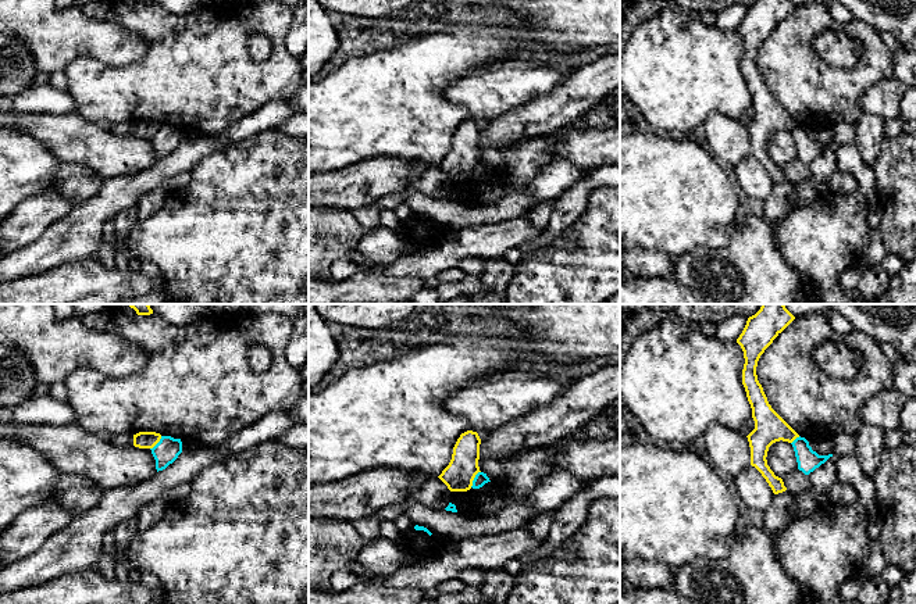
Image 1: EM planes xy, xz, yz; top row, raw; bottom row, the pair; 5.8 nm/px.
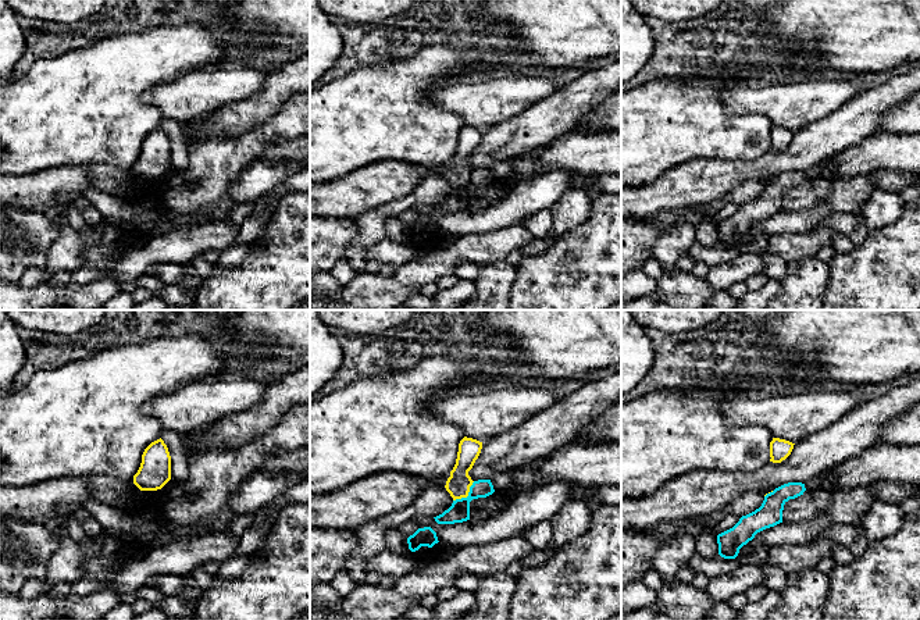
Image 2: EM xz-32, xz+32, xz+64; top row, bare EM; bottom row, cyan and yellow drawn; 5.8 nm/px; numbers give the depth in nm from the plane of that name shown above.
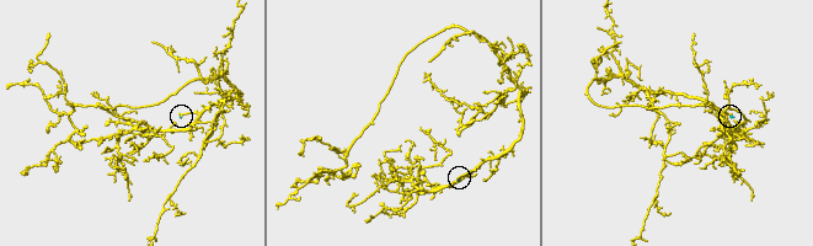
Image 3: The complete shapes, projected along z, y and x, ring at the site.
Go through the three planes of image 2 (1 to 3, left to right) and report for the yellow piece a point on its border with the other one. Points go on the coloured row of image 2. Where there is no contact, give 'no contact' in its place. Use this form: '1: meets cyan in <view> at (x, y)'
1: no contact
2: meets cyan in xz+32 at (469, 495)
3: meets cyan in xz+64 at (770, 492)

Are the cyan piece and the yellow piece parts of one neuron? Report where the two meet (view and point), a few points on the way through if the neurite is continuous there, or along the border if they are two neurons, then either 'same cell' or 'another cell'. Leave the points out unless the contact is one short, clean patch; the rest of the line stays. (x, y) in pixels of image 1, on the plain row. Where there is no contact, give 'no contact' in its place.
meets cyan in xz at (474, 168); border along xz (480, 160), (470, 175); another cell

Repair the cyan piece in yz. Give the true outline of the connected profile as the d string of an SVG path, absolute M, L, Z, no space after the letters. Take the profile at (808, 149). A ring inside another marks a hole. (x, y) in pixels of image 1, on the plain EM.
M796 126L792 132L798 158L802 160L805 164L809 164L821 153L824 153L833 143L828 144L819 144L816 140L812 139L809 131L805 126Z

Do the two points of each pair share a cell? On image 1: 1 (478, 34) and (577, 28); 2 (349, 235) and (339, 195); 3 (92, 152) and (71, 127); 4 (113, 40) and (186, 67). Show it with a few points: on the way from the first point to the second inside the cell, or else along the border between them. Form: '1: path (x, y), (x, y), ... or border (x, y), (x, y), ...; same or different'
1: border (519, 28), (530, 46), (523, 59); different
2: border (323, 206), (352, 211); different
3: path (89, 146), (75, 132); same
4: border (149, 43), (141, 59), (124, 65), (116, 65); different

